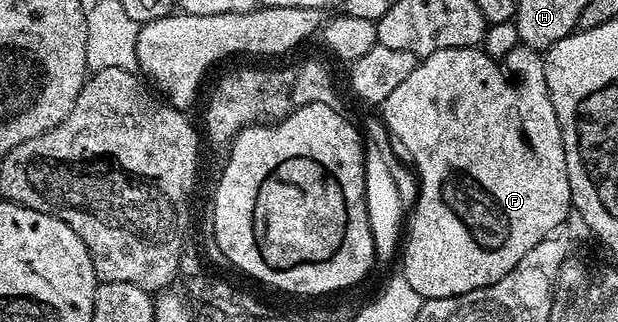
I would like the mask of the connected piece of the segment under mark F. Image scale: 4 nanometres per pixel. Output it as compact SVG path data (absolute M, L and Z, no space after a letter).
M519 44L511 50L506 57L497 60L489 57L481 47L472 49L444 49L435 51L430 57L418 60L415 71L387 95L387 99L379 106L381 120L388 129L389 136L400 148L405 148L404 156L411 162L419 183L418 199L411 210L411 216L407 221L407 236L403 241L403 252L399 262L403 268L403 276L411 287L422 299L430 297L458 297L467 291L475 291L479 287L487 287L503 275L507 275L547 235L547 231L555 231L555 227L566 224L571 217L573 209L573 196L571 195L571 183L567 175L567 159L563 151L563 139L559 119L555 115L555 107L551 103L551 95L547 91L547 75L545 74L545 58L536 49L528 49L526 45Z

